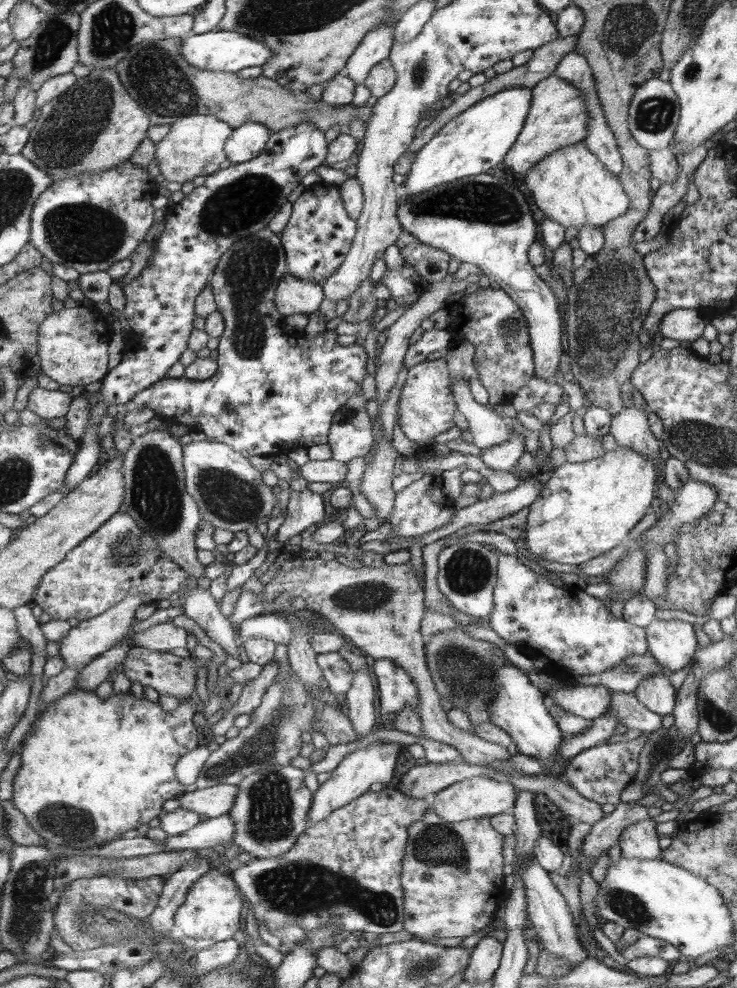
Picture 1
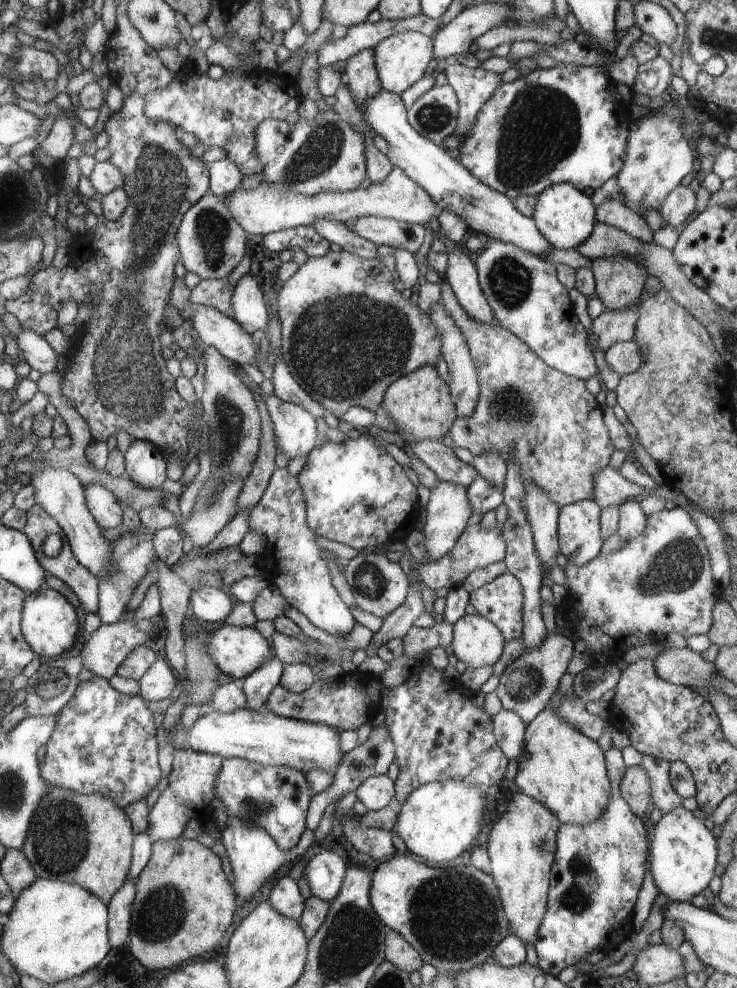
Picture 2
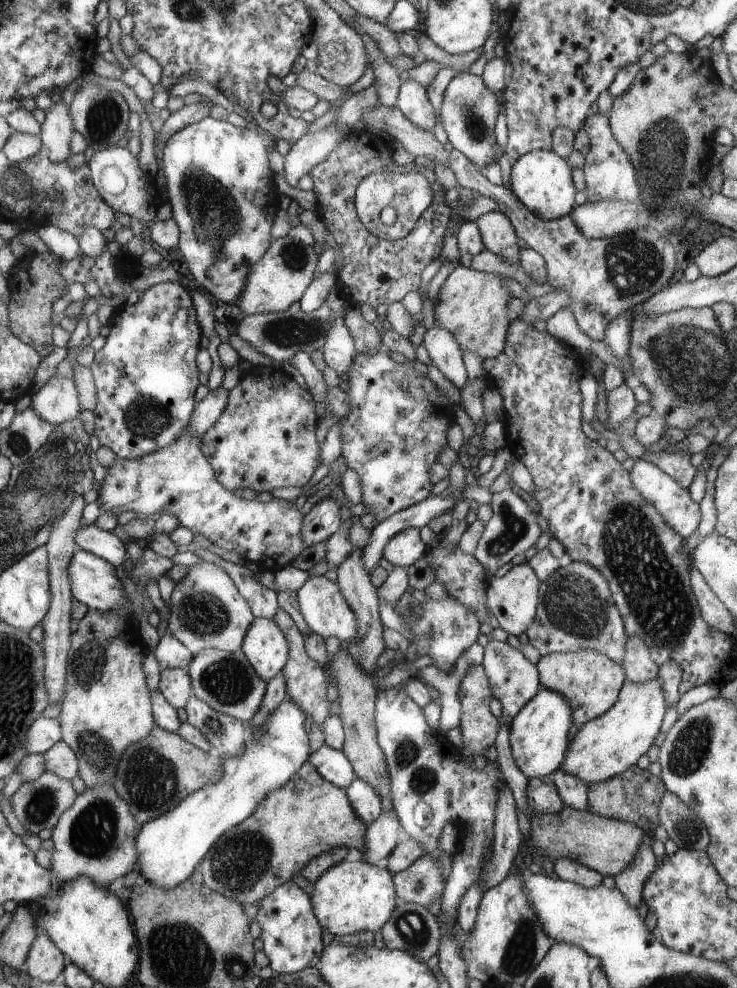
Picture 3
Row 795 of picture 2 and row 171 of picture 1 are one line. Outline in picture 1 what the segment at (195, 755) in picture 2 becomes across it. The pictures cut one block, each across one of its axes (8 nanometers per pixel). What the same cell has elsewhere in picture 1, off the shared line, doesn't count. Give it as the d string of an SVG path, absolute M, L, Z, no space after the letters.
M204 114L180 117L171 125L169 134L156 143L155 159L158 161L160 173L169 182L190 182L196 176L209 175L220 168L227 159L225 143L232 135L232 126L217 117Z

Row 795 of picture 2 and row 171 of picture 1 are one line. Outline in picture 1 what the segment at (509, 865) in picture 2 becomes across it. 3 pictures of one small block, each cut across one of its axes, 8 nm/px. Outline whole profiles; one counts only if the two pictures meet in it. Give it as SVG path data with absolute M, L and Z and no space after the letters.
M554 75L538 82L536 86L532 87L532 90L533 106L529 117L520 137L504 161L508 168L522 175L526 175L526 171L532 165L542 161L542 158L548 154L586 139L591 128L591 116L585 103L585 94L576 85Z

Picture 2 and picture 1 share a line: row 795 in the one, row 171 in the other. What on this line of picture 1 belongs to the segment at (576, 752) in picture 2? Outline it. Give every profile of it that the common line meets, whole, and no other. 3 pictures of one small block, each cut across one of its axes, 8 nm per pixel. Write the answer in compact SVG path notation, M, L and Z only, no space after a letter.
M582 141L556 150L532 165L524 175L524 184L536 206L570 233L582 225L602 226L622 217L632 206L621 180Z

